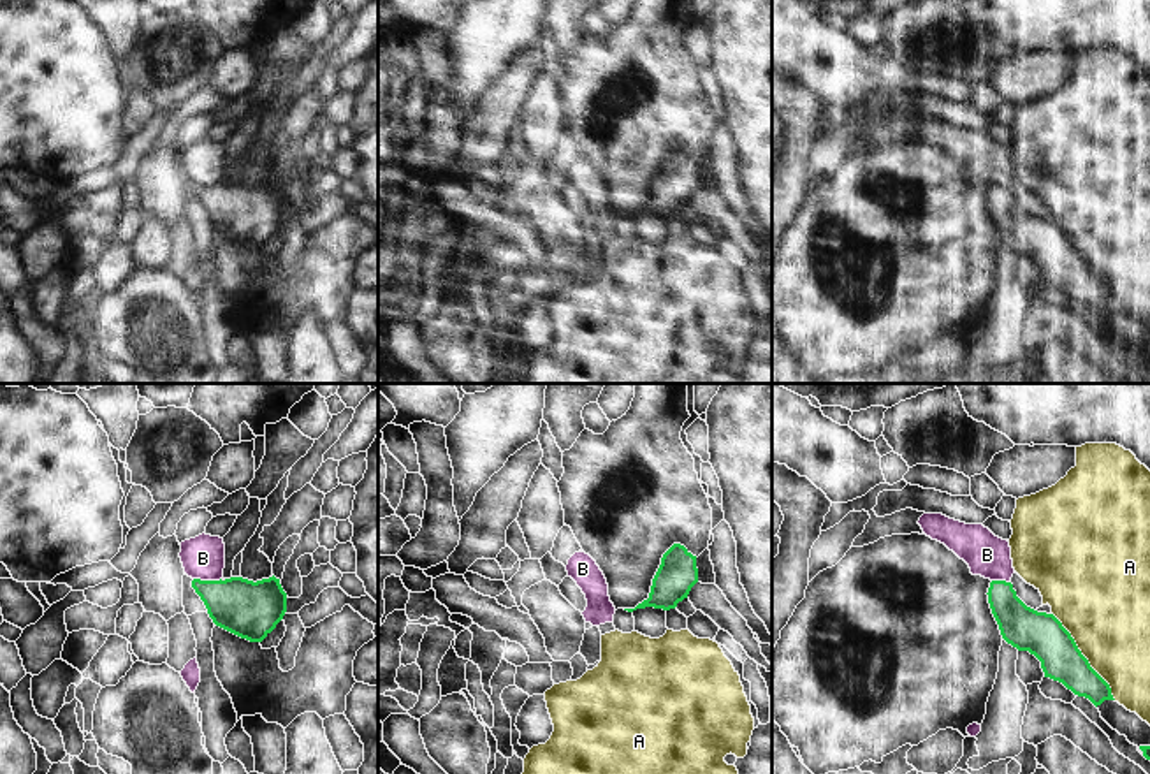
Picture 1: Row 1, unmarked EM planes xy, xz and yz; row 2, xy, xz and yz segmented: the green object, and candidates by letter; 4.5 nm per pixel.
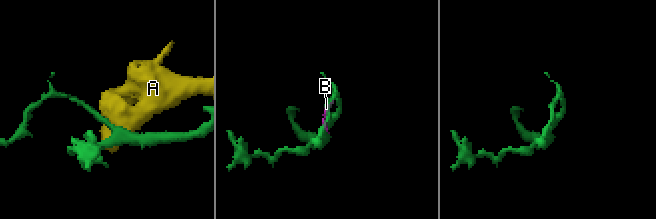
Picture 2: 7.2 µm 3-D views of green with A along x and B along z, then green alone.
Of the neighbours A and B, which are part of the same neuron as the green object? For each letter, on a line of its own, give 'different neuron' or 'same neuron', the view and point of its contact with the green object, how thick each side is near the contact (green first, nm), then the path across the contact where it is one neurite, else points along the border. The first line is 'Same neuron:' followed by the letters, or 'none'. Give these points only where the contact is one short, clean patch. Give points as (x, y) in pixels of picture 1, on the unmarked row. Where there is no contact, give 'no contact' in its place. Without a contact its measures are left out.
Same neuron: none
A: different neuron; contact yz (1084, 262); calibres 200 and 400 nm
B: different neuron; contact xy (208, 187); calibres 260 and 190 nm; border xy (194, 183), (220, 185)

